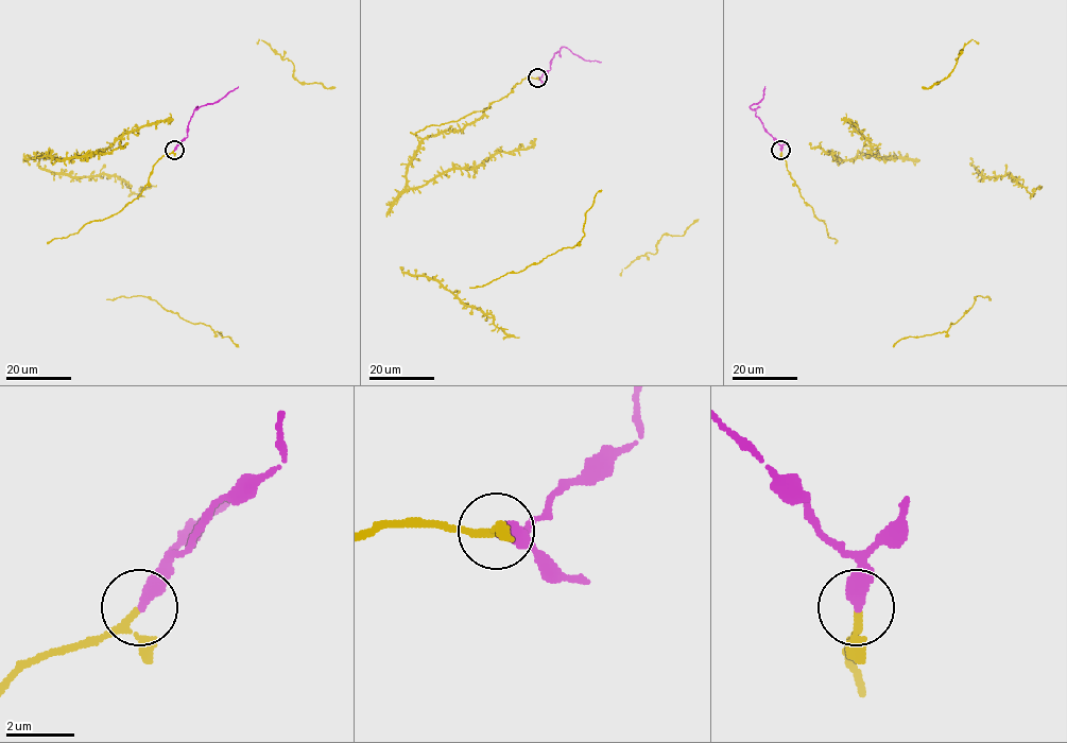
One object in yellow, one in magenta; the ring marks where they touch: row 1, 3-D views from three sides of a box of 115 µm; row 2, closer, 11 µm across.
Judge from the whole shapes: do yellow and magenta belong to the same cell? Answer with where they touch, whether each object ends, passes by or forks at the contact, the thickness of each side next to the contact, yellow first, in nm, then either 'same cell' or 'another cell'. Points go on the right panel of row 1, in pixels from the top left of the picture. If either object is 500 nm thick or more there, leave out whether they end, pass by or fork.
at (780, 150); yellow passes by; magenta ends there; 170 nm thick on the yellow side, 440 nm on the other; same cell

